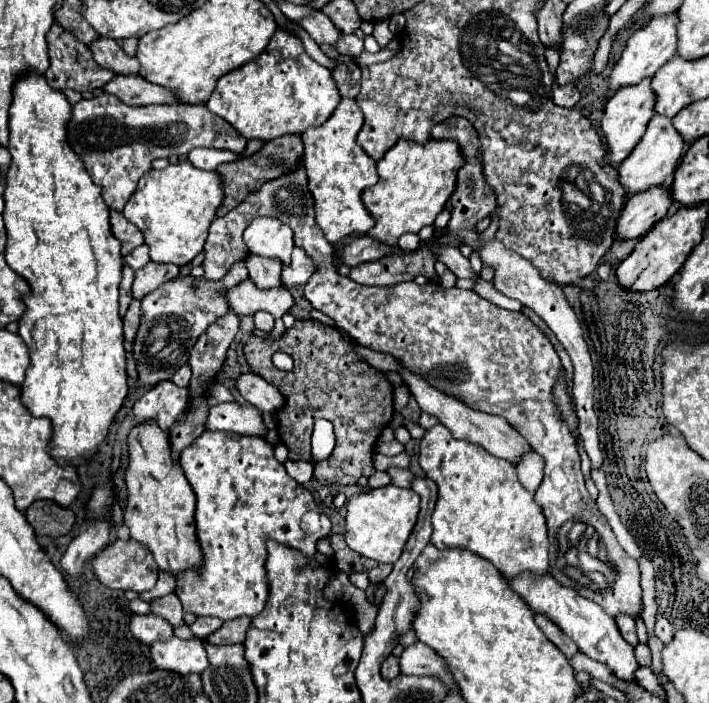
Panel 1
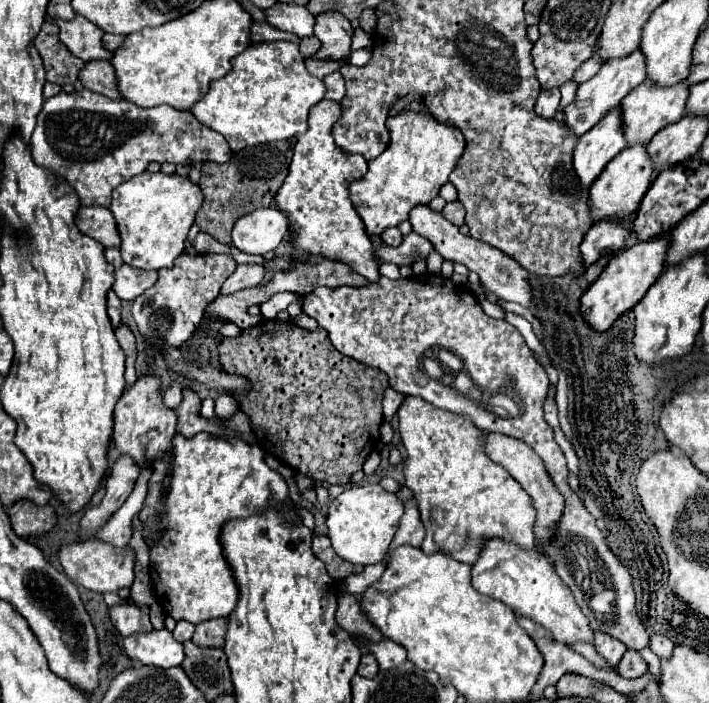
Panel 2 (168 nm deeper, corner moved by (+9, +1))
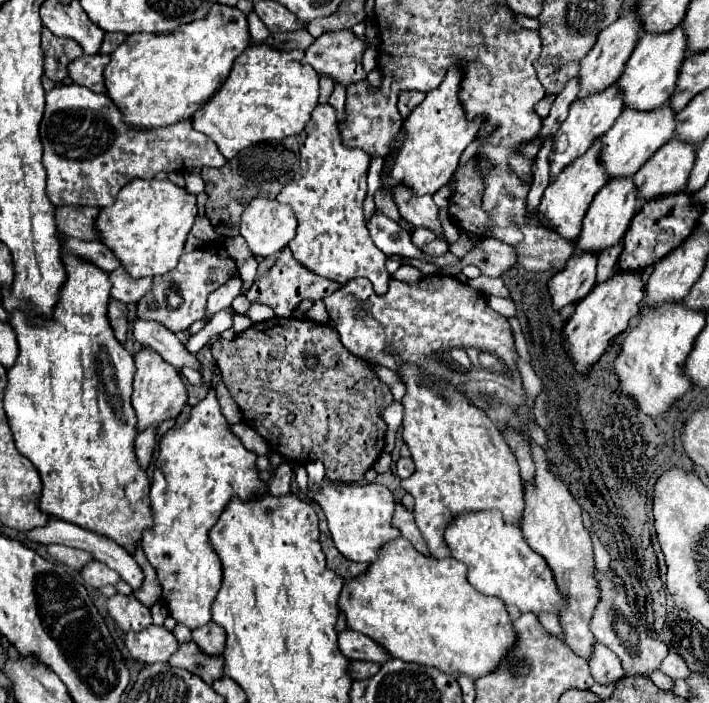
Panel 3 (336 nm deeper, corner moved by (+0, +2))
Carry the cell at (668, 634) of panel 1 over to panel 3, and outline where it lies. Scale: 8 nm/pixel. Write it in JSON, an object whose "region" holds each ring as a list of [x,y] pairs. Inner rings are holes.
{"region":[[[669,652],[667,658],[661,662],[661,672],[671,676],[673,680],[677,680],[677,678],[685,680],[689,676],[689,668],[687,668],[685,660],[681,656],[677,656],[675,652]]]}

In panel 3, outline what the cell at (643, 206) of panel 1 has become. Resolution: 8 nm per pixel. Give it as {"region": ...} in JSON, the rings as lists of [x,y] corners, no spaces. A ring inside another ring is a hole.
{"region":[[[585,252],[575,254],[563,270],[559,270],[549,282],[547,290],[553,300],[555,312],[559,312],[567,304],[577,304],[583,300],[595,286],[595,268],[597,268],[597,254]]]}

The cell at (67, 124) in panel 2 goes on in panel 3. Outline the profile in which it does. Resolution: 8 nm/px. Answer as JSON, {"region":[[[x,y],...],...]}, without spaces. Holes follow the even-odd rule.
{"region":[[[77,84],[55,86],[45,94],[45,114],[39,124],[39,134],[43,142],[43,166],[47,170],[47,198],[55,206],[71,204],[103,208],[113,204],[117,192],[135,178],[153,178],[157,172],[185,172],[203,166],[219,168],[227,162],[223,160],[217,144],[211,142],[211,138],[205,134],[195,132],[189,120],[171,124],[167,128],[137,132],[125,126],[117,106],[105,94],[95,94],[89,88]]]}

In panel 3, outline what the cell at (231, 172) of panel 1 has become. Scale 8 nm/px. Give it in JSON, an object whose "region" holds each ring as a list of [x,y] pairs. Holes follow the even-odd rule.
{"region":[[[285,138],[279,142],[261,142],[251,148],[245,148],[235,158],[231,158],[221,168],[203,168],[201,178],[205,182],[205,216],[209,218],[211,226],[217,228],[223,236],[239,234],[237,226],[241,220],[241,212],[255,196],[275,198],[281,188],[295,176],[299,168],[299,146],[301,138]]]}

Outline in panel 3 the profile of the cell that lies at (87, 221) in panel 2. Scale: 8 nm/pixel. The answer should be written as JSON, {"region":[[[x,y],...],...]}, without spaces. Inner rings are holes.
{"region":[[[55,208],[57,230],[63,238],[73,236],[79,240],[95,240],[95,218],[99,208]]]}

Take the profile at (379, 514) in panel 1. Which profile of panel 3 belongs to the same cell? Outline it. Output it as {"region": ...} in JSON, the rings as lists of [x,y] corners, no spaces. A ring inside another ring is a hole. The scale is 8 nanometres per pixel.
{"region":[[[329,482],[329,484],[323,484],[313,494],[313,500],[321,506],[321,510],[327,518],[327,526],[329,526],[335,548],[351,562],[371,564],[377,558],[379,548],[385,542],[399,536],[399,530],[391,526],[391,518],[393,518],[393,510],[395,510],[393,494],[377,482],[363,484],[363,486]]]}

